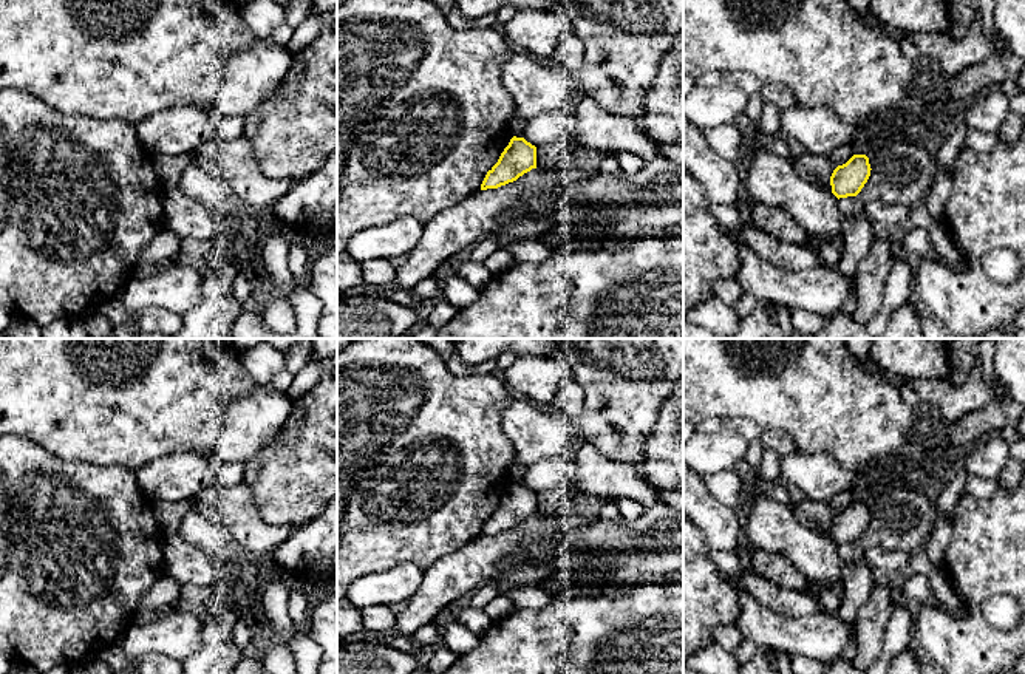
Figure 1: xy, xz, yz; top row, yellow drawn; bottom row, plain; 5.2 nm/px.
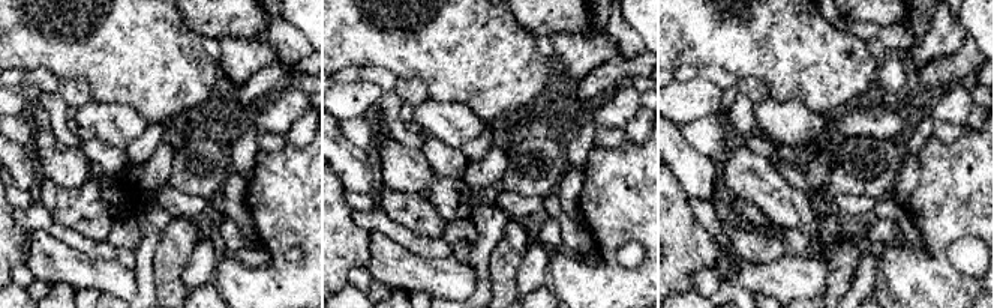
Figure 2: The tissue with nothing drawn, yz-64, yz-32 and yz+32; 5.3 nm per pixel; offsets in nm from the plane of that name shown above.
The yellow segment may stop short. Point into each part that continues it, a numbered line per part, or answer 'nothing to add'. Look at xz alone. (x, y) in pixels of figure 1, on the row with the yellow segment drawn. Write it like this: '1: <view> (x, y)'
nothing to add

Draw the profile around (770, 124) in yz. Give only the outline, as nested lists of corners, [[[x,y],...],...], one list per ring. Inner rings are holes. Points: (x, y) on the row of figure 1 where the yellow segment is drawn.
[[[764,102],[761,113],[761,128],[768,138],[776,141],[785,139],[781,131],[779,113],[781,110],[776,105]]]

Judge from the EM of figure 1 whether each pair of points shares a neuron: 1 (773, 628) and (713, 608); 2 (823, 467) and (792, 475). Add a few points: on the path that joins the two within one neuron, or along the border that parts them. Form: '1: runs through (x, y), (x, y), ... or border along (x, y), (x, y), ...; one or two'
1: border along (738, 588), (738, 619), (732, 625); two
2: runs through (815, 472), (800, 472); one

